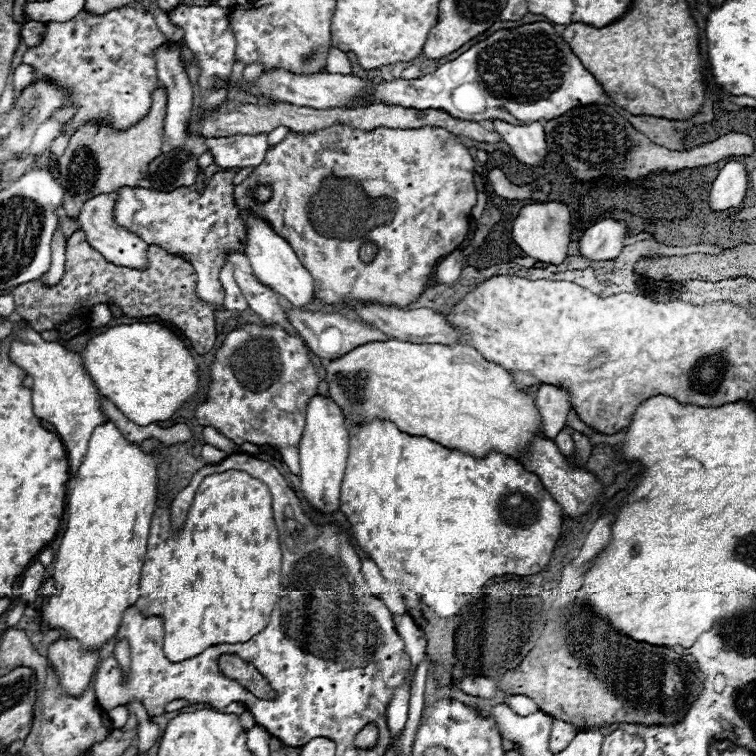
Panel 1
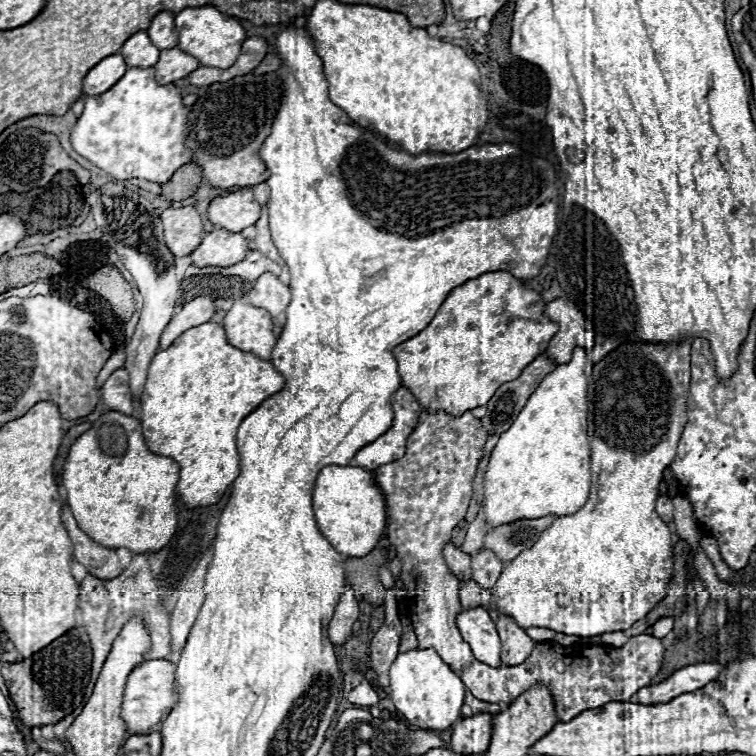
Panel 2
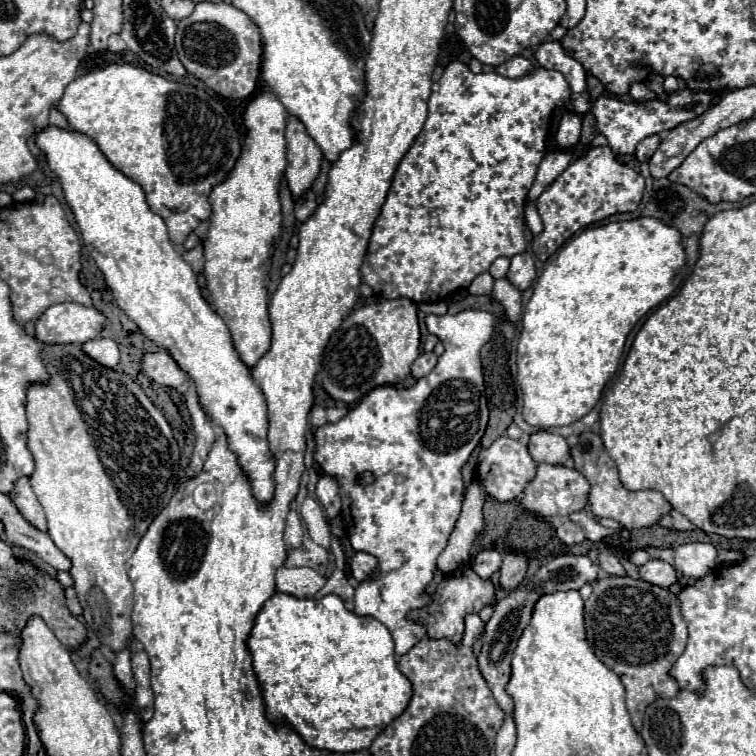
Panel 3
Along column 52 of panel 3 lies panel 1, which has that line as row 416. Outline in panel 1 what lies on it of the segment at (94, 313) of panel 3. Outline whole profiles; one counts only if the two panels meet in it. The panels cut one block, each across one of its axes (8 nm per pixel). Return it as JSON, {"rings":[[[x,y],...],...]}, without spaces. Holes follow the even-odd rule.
{"rings":[[[314,394],[306,406],[306,426],[300,440],[300,480],[304,498],[324,514],[340,506],[340,484],[348,458],[348,428],[342,410],[330,396]]]}

